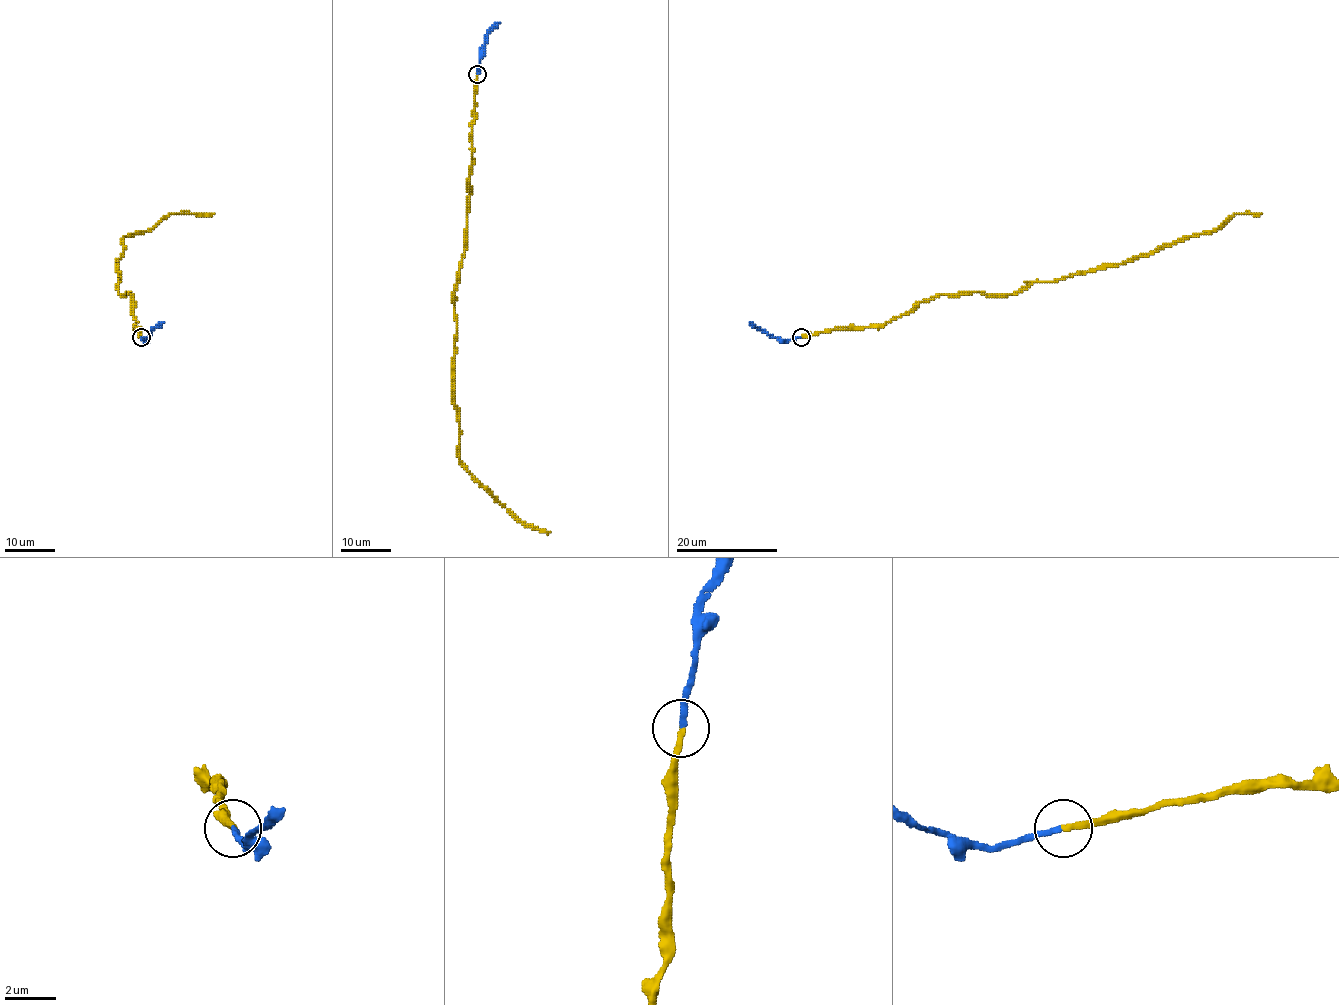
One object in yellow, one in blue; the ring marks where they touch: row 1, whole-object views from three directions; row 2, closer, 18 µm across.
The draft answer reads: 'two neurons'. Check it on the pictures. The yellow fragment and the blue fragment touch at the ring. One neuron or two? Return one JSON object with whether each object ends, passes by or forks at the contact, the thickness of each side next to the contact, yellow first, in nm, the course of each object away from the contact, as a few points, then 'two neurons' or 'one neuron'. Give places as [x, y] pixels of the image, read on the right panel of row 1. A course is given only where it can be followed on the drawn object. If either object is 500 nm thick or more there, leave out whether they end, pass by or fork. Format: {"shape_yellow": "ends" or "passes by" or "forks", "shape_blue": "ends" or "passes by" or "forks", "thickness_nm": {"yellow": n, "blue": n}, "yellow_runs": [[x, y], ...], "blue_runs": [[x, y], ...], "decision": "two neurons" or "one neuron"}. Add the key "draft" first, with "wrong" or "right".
{"draft": "wrong", "shape_yellow": "ends", "shape_blue": "ends", "thickness_nm": {"yellow": 240, "blue": 200}, "yellow_runs": [[801, 336], [879, 328], [941, 295], [1012, 295], [1033, 282], [1149, 256], [1215, 231], [1233, 215], [1260, 214]], "blue_runs": [[801, 336], [779, 340], [749, 321]], "decision": "one neuron"}

